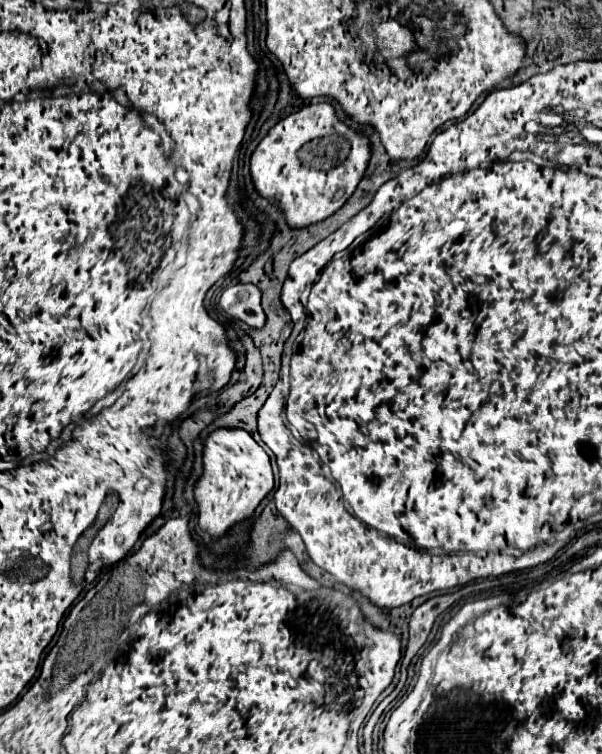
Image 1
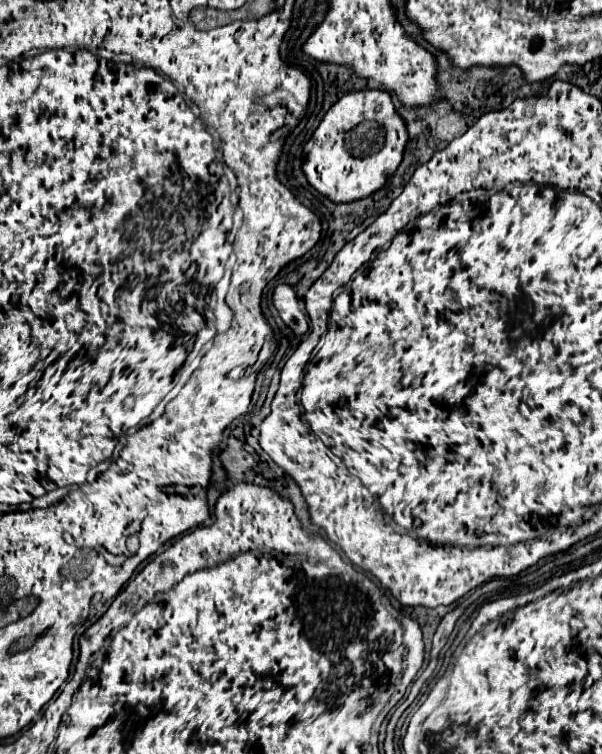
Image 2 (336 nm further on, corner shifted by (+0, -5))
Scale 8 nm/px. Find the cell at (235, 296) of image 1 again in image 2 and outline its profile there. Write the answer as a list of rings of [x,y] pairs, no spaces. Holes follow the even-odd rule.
[[[278,285],[272,293],[272,305],[278,311],[278,317],[296,333],[302,335],[308,331],[308,315],[300,309],[296,293],[290,285]]]

